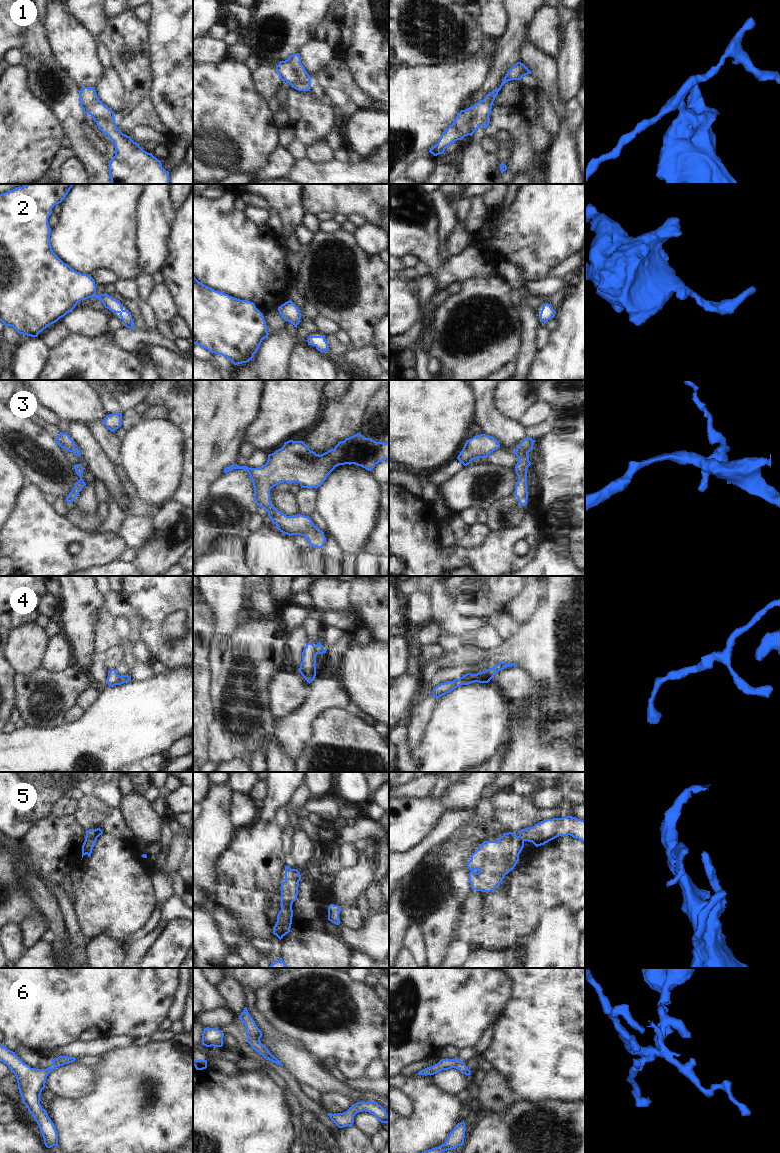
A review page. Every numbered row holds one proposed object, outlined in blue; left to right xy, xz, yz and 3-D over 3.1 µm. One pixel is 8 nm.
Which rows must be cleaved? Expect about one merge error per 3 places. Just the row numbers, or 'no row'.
1, 5

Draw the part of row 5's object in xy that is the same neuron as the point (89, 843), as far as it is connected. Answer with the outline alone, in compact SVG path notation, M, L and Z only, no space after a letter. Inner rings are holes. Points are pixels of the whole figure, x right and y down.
M100 828L95 829L96 835L92 838L85 838L85 841L82 845L82 858L84 855L91 856L92 849L97 841L97 838L103 834L103 831Z

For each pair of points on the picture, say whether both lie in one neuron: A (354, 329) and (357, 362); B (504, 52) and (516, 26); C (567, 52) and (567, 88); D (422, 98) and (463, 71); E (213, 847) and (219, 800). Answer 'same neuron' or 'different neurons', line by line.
A: different neurons
B: same neuron
C: same neuron
D: same neuron
E: same neuron

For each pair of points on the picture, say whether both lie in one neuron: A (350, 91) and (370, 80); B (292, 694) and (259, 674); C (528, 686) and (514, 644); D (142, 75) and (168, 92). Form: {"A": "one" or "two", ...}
{"A": "two", "B": "two", "C": "two", "D": "two"}

